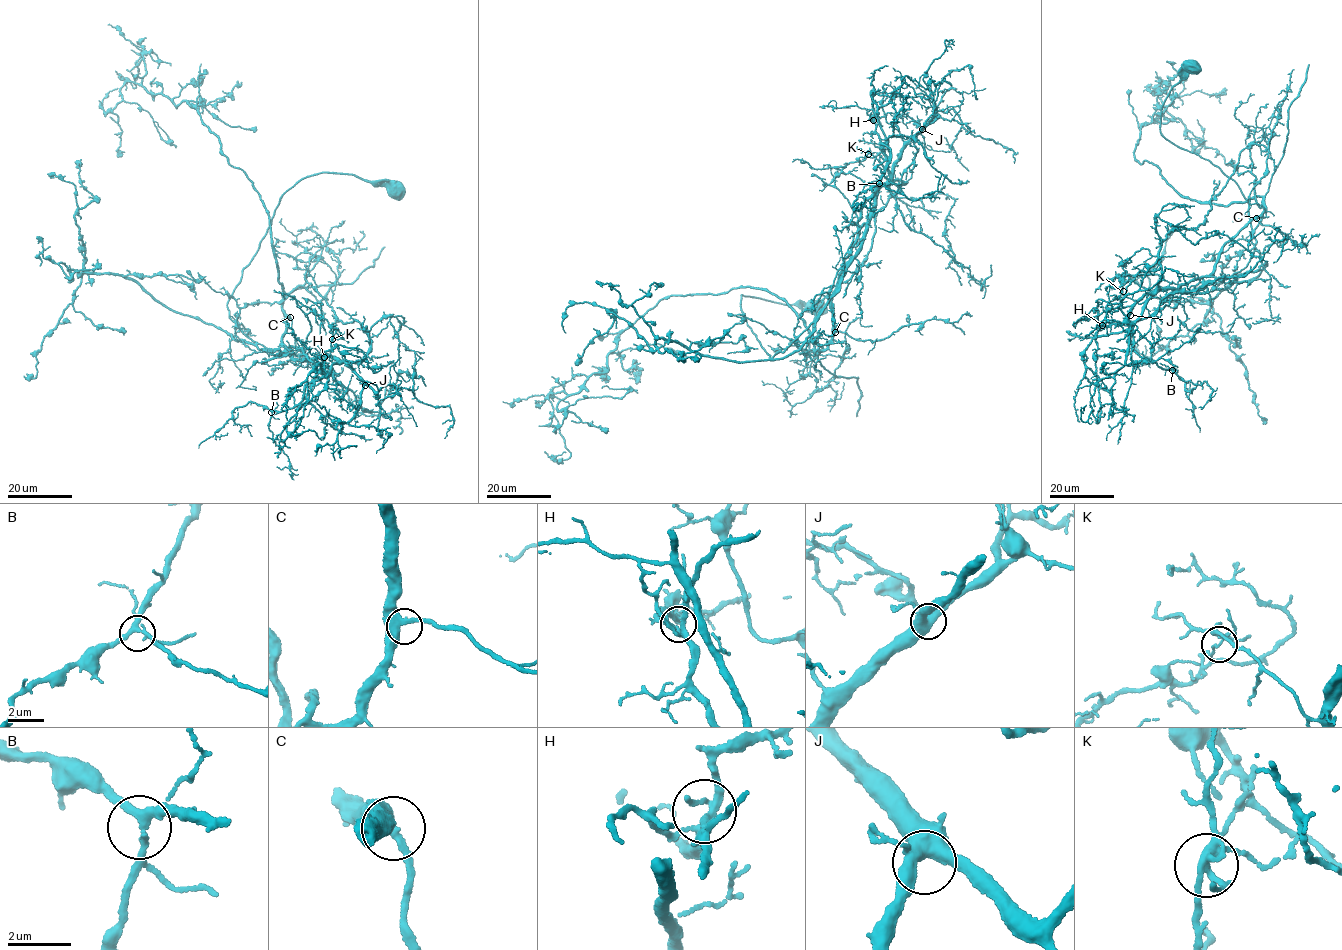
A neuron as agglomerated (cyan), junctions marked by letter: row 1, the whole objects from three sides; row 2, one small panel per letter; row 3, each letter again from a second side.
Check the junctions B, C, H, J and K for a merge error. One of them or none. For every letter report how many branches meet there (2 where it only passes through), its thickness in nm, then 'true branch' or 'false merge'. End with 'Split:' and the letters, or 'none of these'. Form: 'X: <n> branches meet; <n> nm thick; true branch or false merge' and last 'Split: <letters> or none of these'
B: 3 branches meet; 240 nm thick; true branch
C: 3 branches meet; 380 nm thick; true branch
H: 5 branches meet; 280 nm thick; true branch
J: 4 branches meet; 480 nm thick; true branch
K: 4 branches meet; 110 nm thick; false merge
Split: K

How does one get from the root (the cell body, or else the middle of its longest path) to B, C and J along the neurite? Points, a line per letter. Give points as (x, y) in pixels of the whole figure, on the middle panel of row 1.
B: (816, 306), (740, 298), (762, 348), (783, 352), (858, 253), (889, 180), (884, 142), (879, 183)
C: (816, 306), (740, 298), (762, 348), (770, 358), (783, 352), (834, 293), (865, 224), (830, 297), (835, 332)
J: (816, 306), (740, 298), (762, 348), (770, 358), (783, 352), (834, 293), (861, 245), (876, 191), (922, 129)

